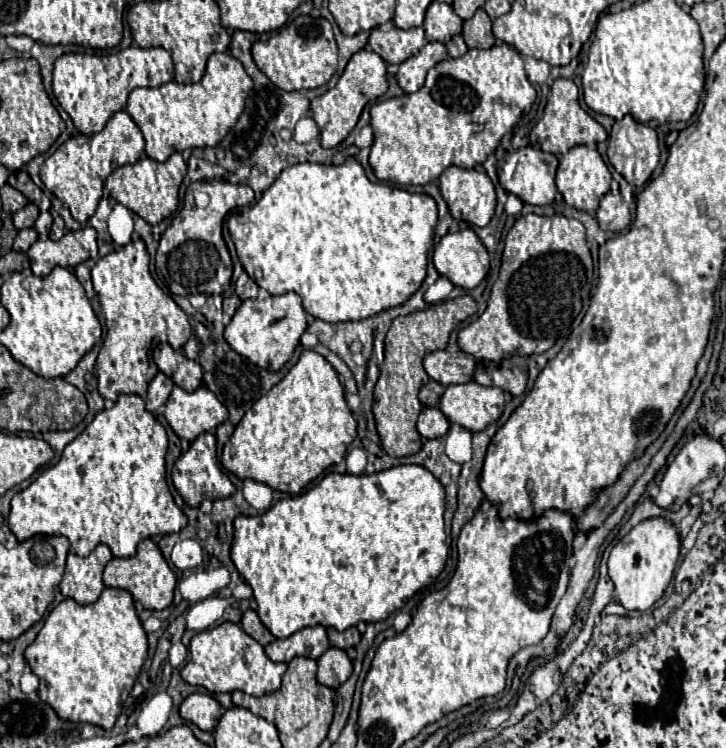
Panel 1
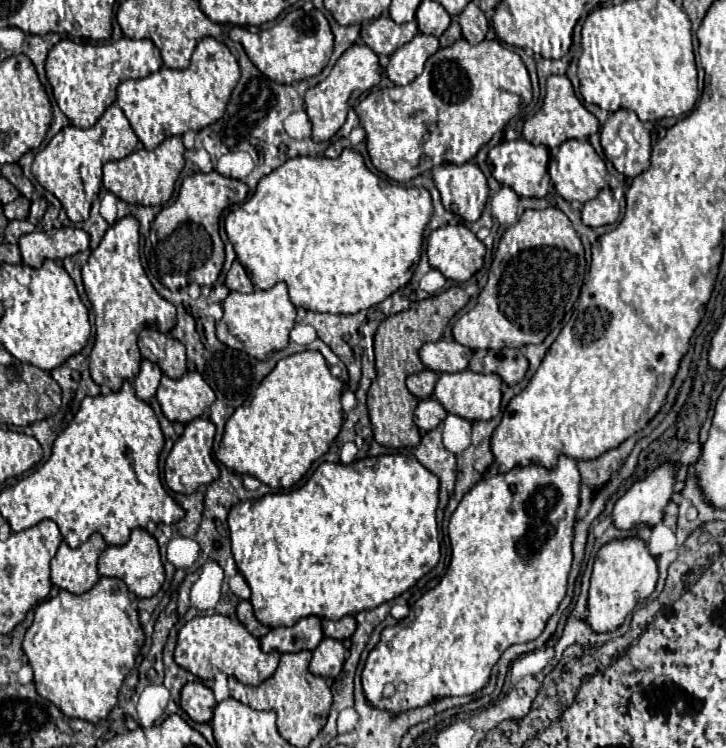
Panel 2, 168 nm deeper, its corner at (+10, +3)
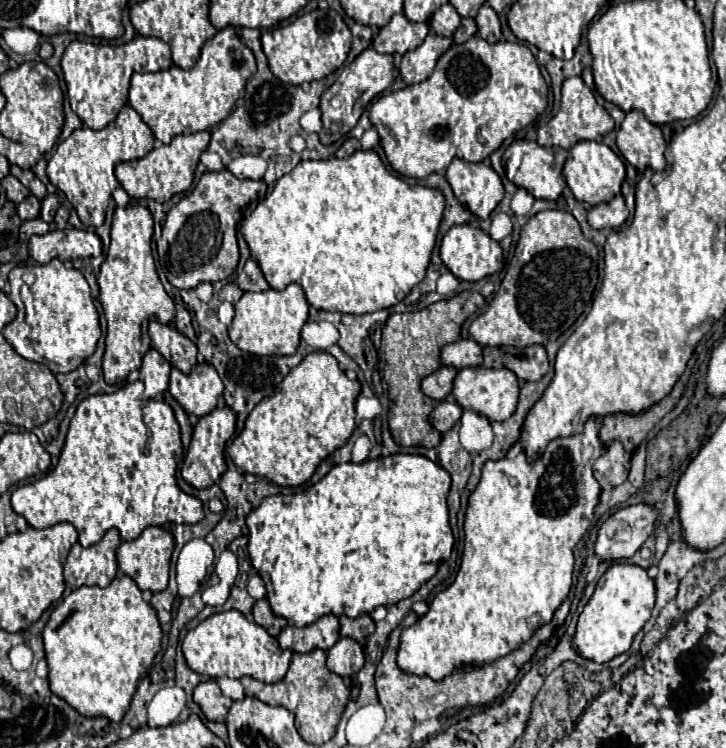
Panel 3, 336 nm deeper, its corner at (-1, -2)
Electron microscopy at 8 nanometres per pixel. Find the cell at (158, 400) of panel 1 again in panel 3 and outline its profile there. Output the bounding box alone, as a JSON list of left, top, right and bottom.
[140,349,170,397]

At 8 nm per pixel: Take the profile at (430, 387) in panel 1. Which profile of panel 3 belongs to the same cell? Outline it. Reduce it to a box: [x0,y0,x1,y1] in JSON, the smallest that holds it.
[422,365,456,401]

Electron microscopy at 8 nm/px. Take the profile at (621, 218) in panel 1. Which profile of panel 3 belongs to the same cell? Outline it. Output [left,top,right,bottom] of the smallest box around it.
[588,195,628,229]

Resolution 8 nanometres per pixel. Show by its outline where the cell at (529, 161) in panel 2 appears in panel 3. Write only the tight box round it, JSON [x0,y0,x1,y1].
[503,139,566,199]

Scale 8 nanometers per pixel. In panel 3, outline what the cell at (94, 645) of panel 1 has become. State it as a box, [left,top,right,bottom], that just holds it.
[42,575,162,723]

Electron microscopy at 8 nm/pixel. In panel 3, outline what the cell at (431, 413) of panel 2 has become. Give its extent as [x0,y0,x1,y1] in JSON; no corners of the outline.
[430,399,462,433]

